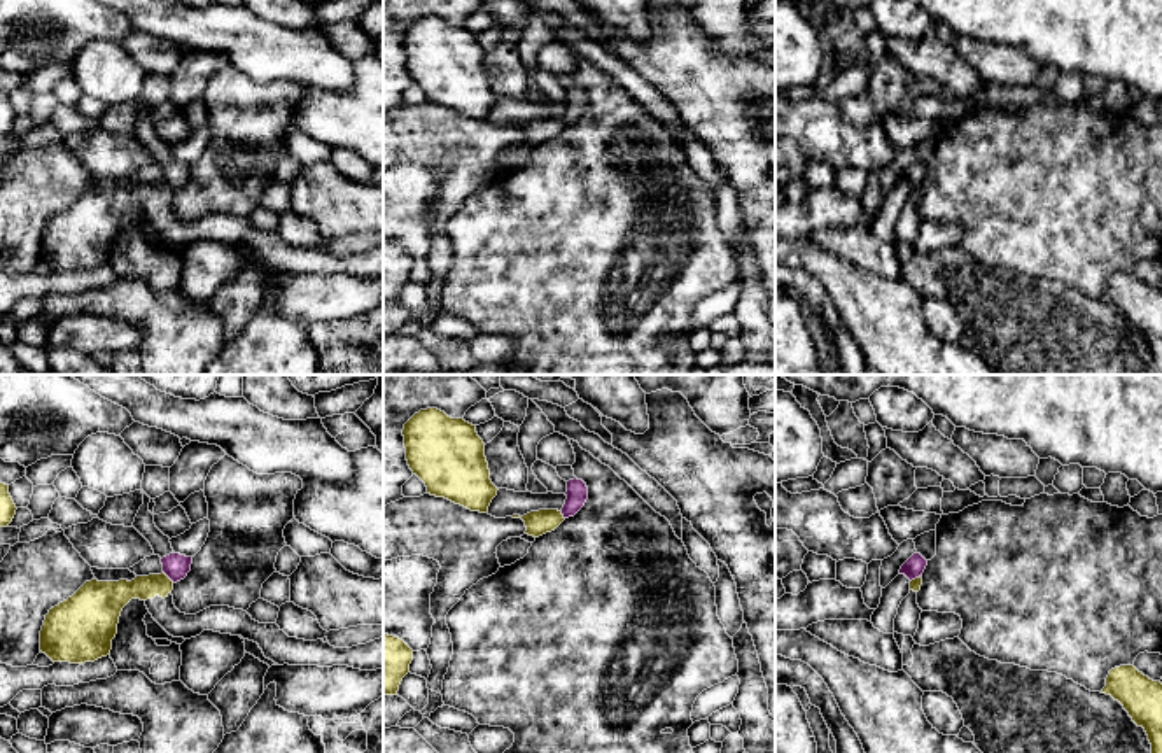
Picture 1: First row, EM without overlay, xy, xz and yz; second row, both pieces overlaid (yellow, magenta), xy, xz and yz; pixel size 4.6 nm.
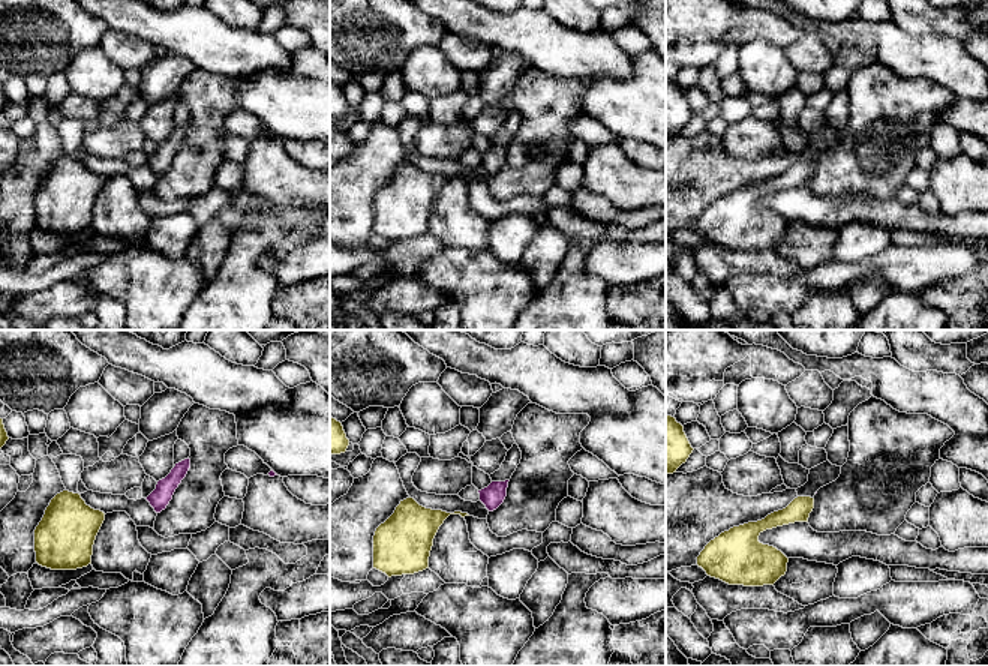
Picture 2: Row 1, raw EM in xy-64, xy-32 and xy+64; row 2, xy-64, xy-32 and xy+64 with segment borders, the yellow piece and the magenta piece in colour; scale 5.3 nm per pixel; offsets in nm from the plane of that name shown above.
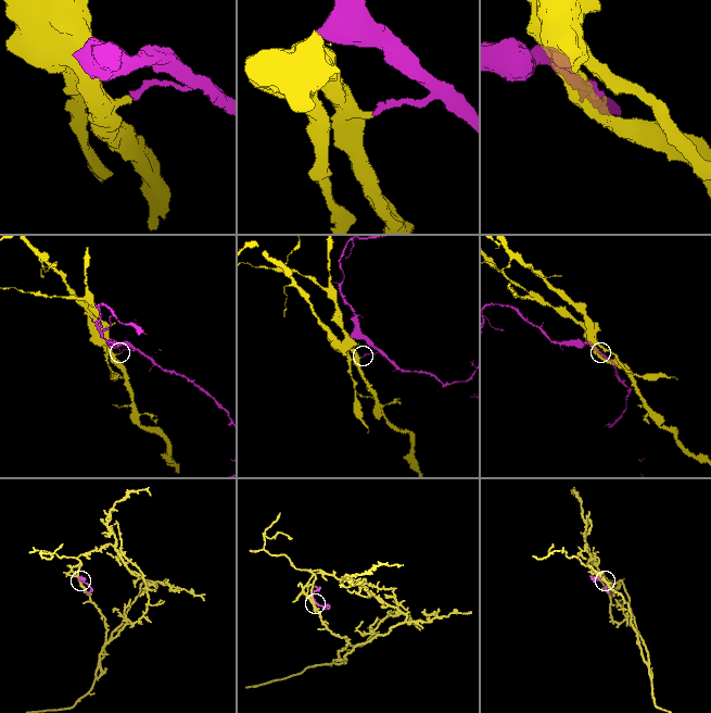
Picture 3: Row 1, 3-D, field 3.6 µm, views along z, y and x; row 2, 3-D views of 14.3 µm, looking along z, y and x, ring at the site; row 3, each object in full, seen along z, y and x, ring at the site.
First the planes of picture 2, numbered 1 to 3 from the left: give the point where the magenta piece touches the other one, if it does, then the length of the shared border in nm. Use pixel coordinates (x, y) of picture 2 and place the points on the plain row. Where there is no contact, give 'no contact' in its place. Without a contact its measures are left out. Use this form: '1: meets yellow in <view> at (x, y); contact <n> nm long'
1: no contact
2: no contact
3: no contact

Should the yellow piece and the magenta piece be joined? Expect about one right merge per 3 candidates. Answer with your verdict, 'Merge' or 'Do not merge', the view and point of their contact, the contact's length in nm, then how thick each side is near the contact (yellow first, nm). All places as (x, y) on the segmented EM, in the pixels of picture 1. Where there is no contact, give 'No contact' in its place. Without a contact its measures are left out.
Do not merge. Touches yellow at xy (167, 577). Shared border 80 nm. Thickness 130 nm (yellow) against 120 nm

